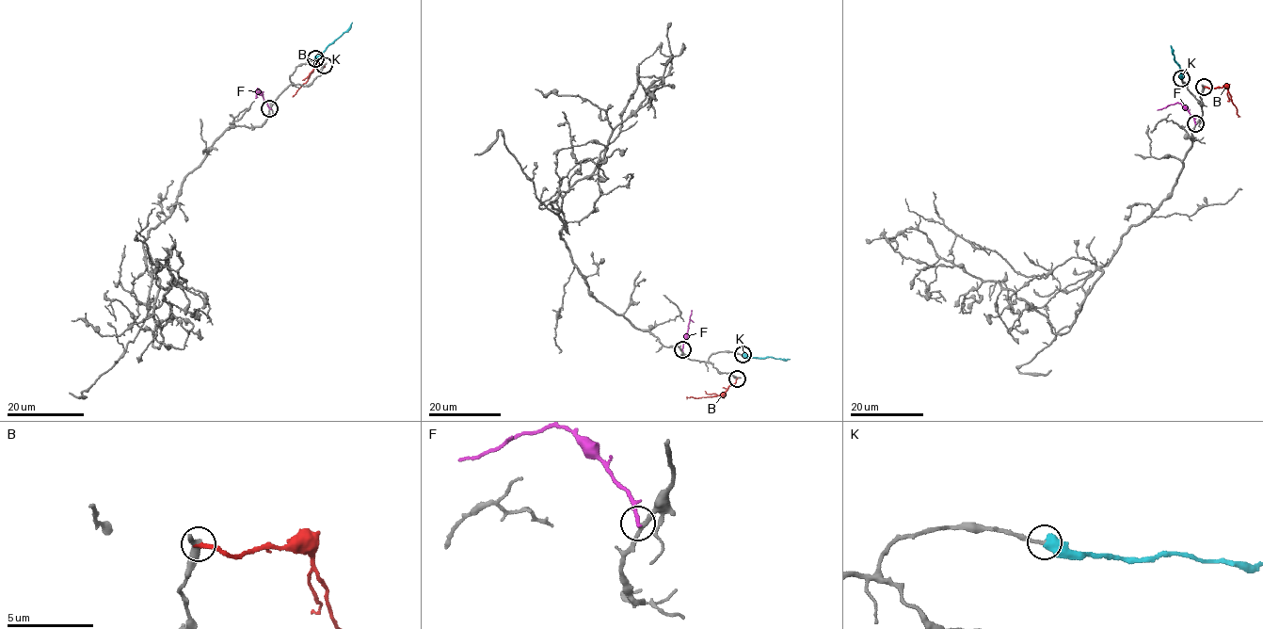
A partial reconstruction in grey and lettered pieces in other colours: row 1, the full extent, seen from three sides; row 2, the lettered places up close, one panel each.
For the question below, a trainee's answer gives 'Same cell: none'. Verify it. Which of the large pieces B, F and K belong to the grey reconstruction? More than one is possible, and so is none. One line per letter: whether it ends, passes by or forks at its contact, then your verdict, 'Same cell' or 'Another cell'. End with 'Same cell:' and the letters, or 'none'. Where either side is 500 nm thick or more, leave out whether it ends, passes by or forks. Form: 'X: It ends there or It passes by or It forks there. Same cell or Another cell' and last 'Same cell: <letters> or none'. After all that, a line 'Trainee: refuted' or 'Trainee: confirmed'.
B: Another cell
F: It ends there. Another cell
K: Same cell
Same cell: K
Trainee: refuted

